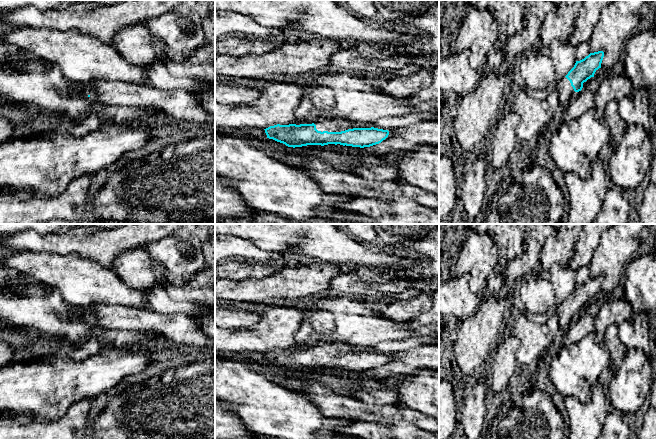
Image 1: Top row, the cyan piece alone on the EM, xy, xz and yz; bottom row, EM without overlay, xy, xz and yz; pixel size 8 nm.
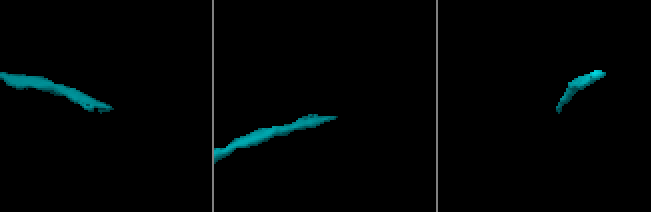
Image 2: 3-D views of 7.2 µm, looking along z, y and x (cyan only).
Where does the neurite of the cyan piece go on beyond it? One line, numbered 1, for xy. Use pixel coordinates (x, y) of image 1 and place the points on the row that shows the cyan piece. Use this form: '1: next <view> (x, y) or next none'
1: next none

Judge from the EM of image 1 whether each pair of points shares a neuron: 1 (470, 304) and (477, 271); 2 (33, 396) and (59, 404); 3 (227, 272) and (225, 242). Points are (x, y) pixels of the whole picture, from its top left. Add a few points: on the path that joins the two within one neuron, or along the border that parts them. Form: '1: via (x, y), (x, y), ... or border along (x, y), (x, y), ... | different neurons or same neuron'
1: via (470, 296), (471, 279) | same neuron
2: via (39, 396), (51, 396), (53, 398) | same neuron
3: border along (250, 261), (227, 260), (225, 262) | different neurons

